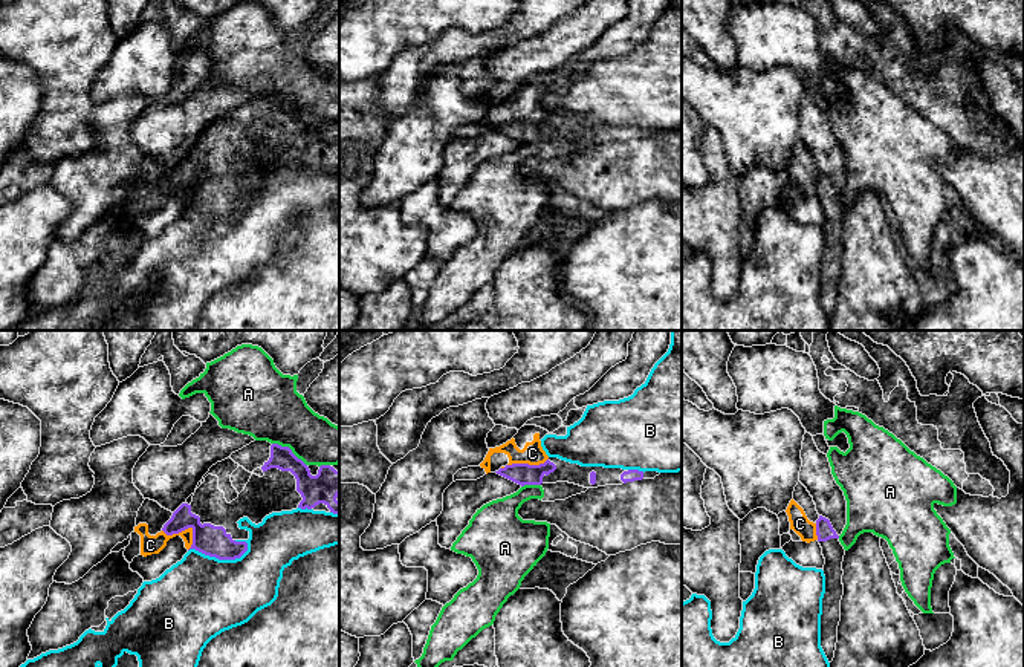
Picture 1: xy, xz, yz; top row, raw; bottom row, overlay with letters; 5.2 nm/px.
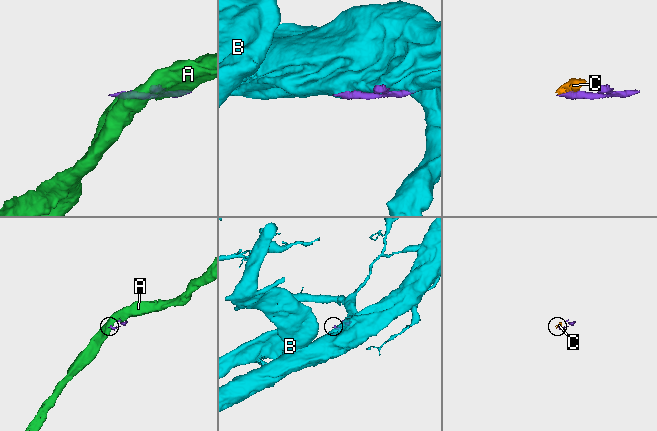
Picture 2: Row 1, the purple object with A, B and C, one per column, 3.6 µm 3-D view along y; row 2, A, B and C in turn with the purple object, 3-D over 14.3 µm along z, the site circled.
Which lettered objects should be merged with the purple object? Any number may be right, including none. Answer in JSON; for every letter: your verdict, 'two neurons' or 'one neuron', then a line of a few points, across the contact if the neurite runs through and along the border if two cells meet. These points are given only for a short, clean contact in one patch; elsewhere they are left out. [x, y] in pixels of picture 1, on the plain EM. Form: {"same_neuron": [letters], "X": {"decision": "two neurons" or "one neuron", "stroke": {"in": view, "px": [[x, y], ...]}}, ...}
{"same_neuron": [], "A": {"decision": "two neurons"}, "B": {"decision": "two neurons"}, "C": {"decision": "two neurons", "stroke": {"in": "xy", "px": [[162, 187], [167, 191], [178, 191], [190, 185], [191, 204]]}}}

